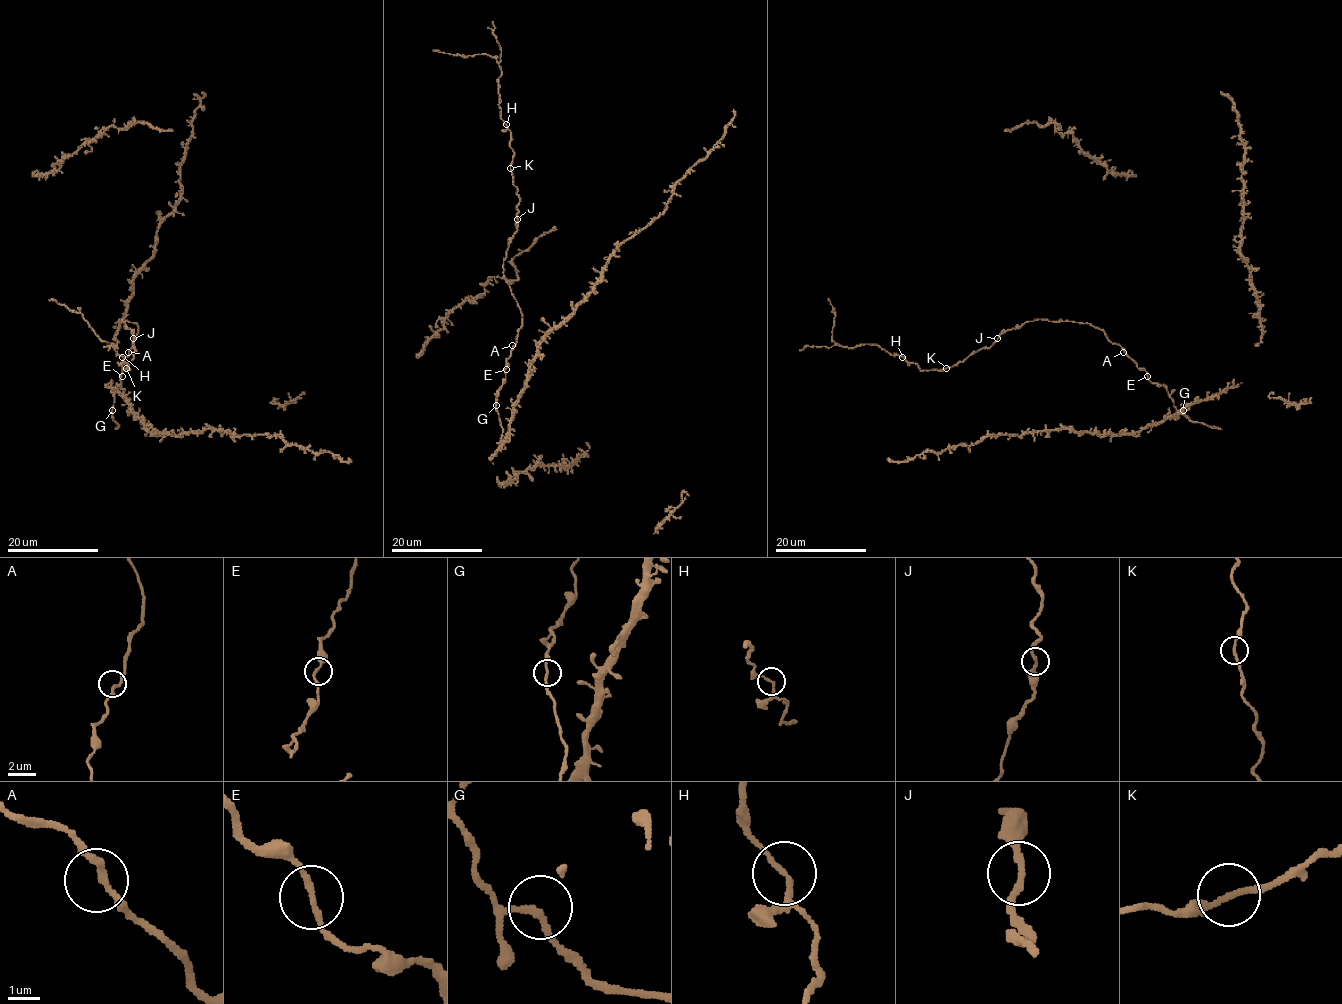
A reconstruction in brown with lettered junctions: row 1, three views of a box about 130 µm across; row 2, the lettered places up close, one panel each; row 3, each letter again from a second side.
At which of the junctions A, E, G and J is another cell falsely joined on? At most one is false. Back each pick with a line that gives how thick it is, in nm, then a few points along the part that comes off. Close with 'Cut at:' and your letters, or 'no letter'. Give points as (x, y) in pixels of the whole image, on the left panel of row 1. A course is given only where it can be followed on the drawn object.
Cut at: no letter

